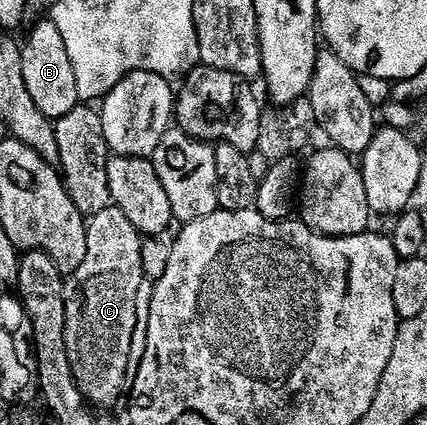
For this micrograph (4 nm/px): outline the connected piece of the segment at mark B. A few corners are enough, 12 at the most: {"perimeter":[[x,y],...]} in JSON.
{"perimeter":[[38,21],[22,47],[24,85],[51,121],[80,106],[60,29]]}

